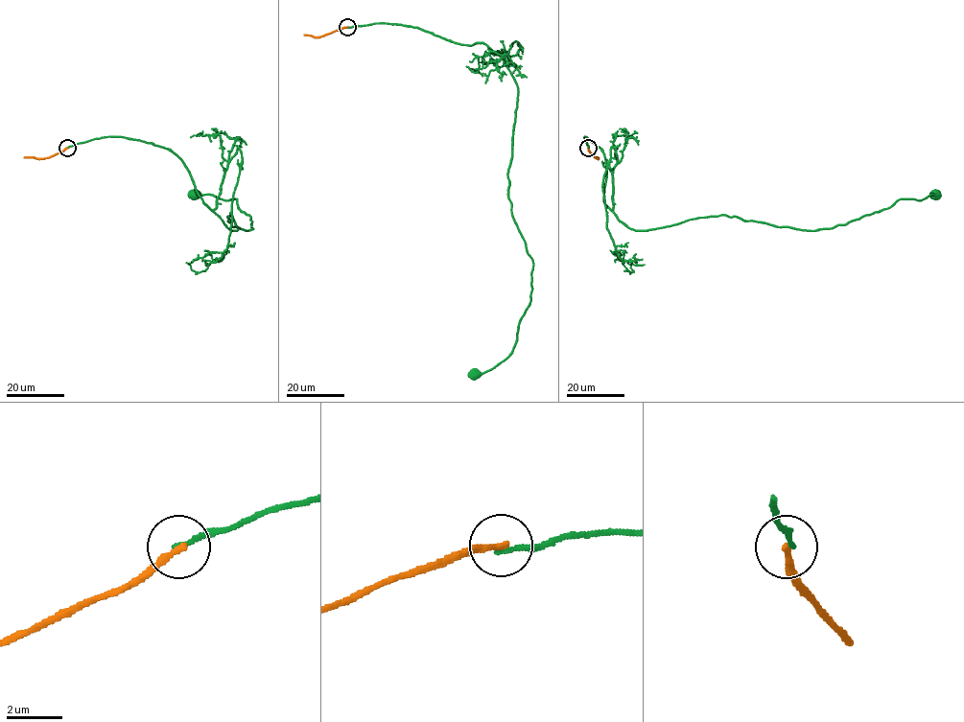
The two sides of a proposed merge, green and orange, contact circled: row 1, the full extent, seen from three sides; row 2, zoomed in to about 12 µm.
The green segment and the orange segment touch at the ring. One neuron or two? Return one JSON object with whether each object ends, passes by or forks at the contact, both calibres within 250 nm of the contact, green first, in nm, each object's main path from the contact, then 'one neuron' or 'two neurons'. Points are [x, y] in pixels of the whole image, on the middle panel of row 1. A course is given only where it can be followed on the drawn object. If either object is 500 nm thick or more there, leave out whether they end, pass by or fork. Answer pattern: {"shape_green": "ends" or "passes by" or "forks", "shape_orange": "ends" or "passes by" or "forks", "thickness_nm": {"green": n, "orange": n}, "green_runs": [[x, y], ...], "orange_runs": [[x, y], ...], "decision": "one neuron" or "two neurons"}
{"shape_green": "ends", "shape_orange": "ends", "thickness_nm": {"green": 180, "orange": 240}, "green_runs": [[347, 28], [401, 24], [483, 42], [517, 85], [508, 198], [532, 261], [530, 302], [512, 352], [474, 373]], "orange_runs": [[347, 27], [314, 36], [304, 34]], "decision": "two neurons"}

